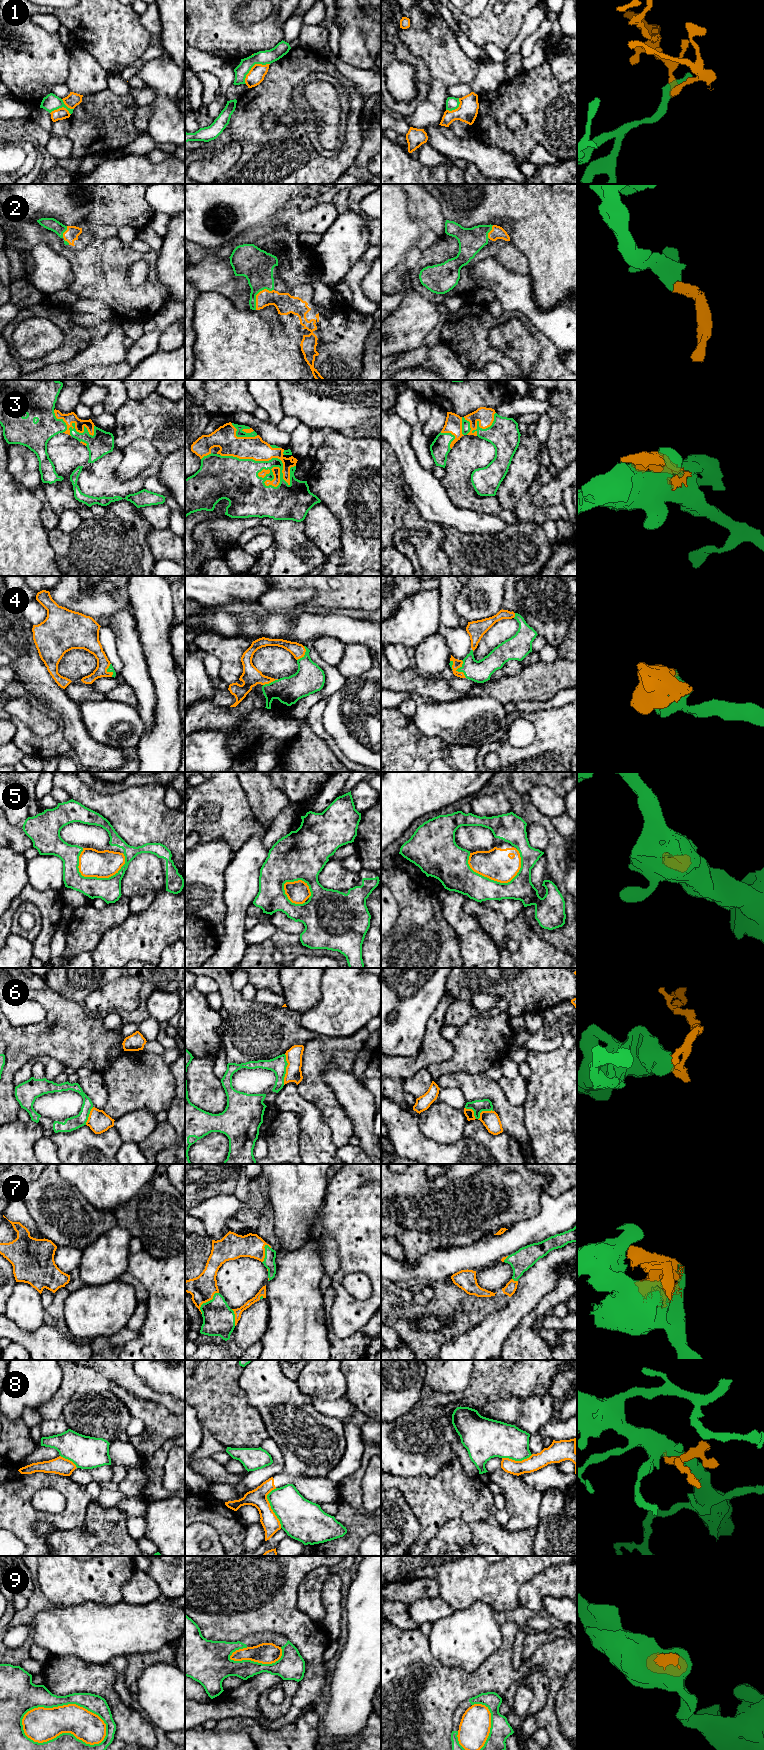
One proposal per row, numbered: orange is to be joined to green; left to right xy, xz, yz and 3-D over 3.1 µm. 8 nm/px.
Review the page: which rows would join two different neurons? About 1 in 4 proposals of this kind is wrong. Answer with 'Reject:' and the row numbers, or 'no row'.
Reject: 1, 5, 6, 8, 9

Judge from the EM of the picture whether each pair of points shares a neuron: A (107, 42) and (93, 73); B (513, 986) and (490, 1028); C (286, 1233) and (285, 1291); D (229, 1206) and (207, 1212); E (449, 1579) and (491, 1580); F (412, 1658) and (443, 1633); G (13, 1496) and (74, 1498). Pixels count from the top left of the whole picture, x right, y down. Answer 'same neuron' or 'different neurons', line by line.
A: different neurons
B: different neurons
C: different neurons
D: same neuron
E: same neuron
F: different neurons
G: same neuron

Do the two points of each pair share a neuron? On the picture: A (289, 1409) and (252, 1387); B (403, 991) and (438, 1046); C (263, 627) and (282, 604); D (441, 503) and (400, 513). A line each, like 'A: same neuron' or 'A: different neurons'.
A: same neuron
B: different neurons
C: different neurons
D: different neurons

